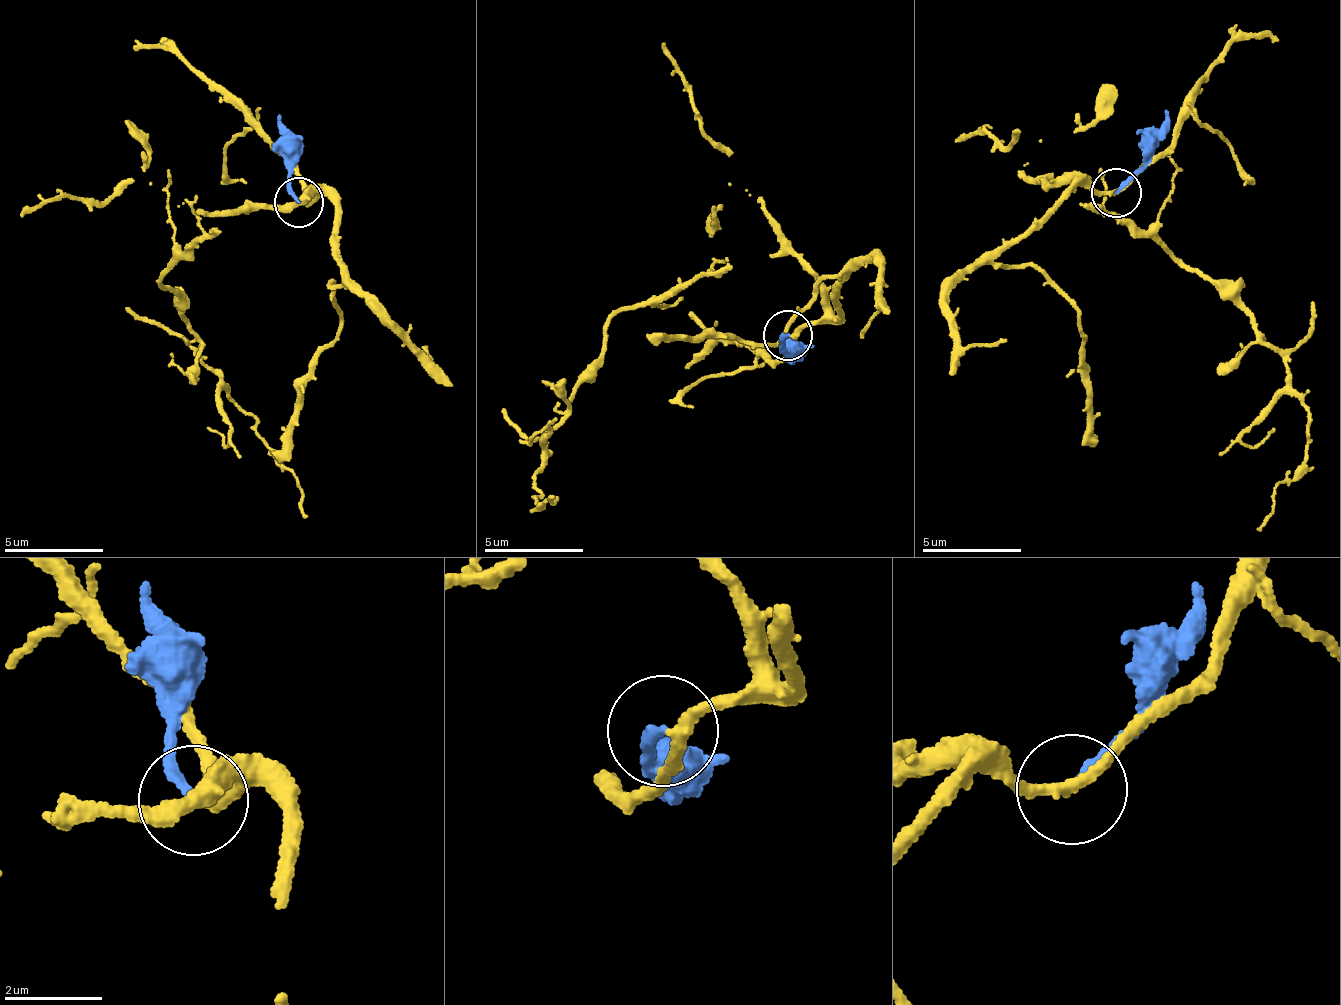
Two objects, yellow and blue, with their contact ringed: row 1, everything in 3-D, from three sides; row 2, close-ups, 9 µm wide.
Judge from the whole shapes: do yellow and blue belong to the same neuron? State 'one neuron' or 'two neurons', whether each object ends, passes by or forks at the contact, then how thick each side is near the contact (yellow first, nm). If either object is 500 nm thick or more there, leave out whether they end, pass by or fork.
two neurons | yellow passes by | blue ends | 200/180 nm

